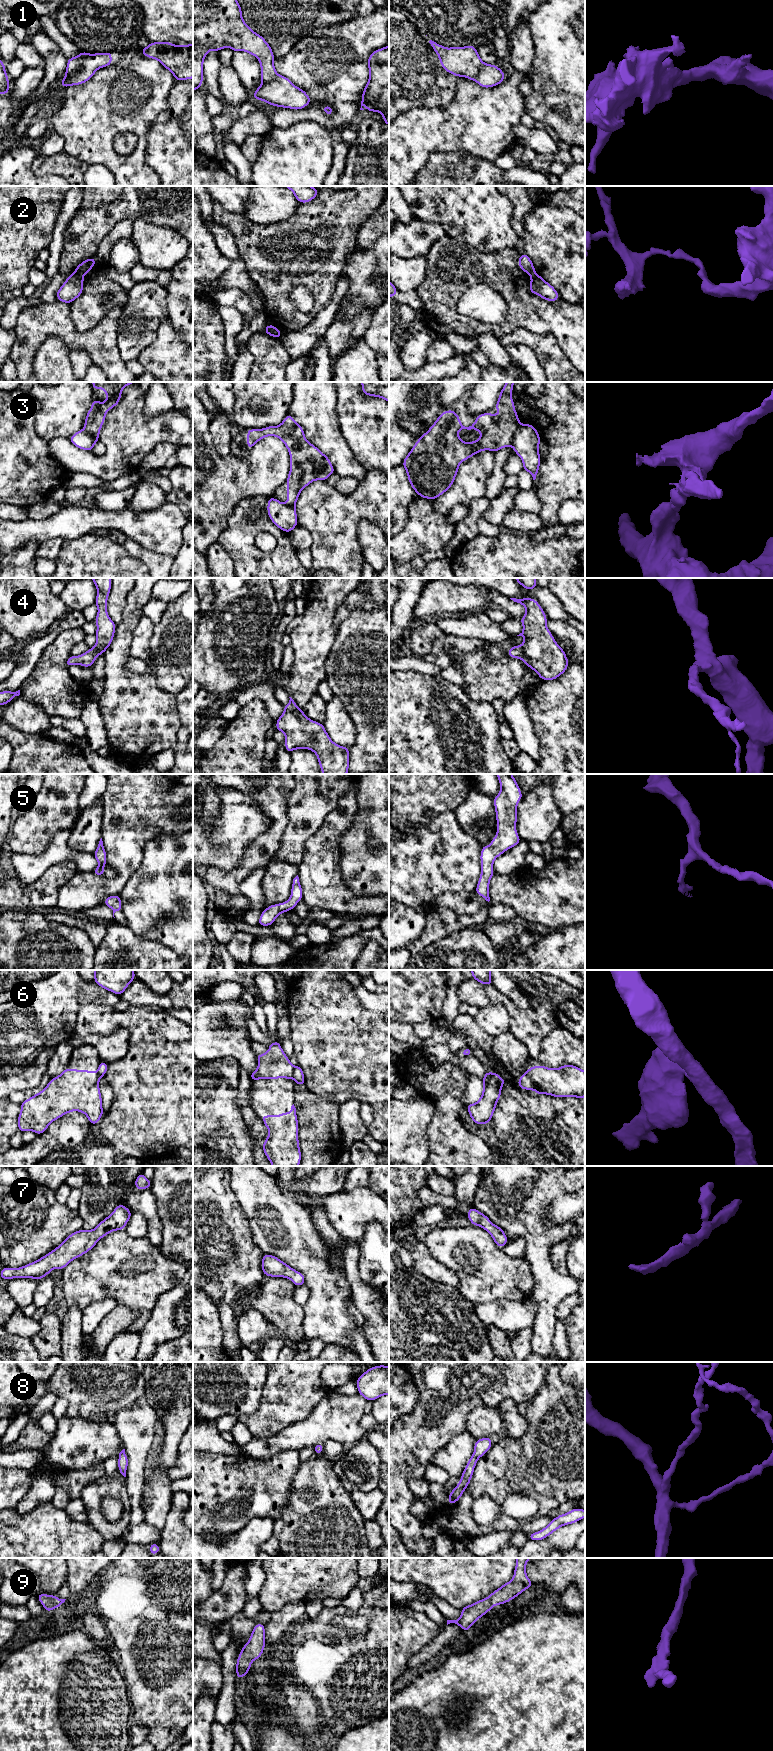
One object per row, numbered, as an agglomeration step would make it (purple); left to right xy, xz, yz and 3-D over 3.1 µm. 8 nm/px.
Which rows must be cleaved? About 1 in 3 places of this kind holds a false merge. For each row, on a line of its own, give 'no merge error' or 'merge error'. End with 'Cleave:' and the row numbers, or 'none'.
1: merge error
2: merge error
3: merge error
4: no merge error
5: no merge error
6: merge error
7: no merge error
8: no merge error
9: no merge error
Cleave: 1, 2, 3, 6

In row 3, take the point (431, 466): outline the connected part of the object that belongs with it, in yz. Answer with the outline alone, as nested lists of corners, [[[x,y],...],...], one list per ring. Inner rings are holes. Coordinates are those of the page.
[[[506,382],[500,391],[498,401],[494,407],[494,409],[499,410],[498,415],[486,412],[479,414],[476,417],[476,421],[469,427],[461,424],[459,415],[452,409],[440,413],[434,424],[416,441],[412,450],[402,462],[409,484],[415,493],[429,500],[438,498],[453,485],[459,465],[463,461],[481,451],[489,450],[497,452],[510,445],[510,441],[520,425],[511,396],[513,387],[514,382]],[[461,429],[479,431],[481,437],[475,441],[466,443],[458,435]]]

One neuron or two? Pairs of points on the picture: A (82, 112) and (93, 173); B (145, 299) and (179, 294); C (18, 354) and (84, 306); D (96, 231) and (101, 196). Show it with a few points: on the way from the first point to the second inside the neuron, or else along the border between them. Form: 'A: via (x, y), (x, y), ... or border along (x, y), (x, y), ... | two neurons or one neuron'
A: border along (88, 165), (102, 164), (113, 175) | two neurons
B: border along (165, 287), (168, 318) | two neurons
C: border along (68, 304), (74, 326), (80, 331), (90, 330) | two neurons
D: border along (119, 196), (108, 203), (96, 207), (80, 208) | two neurons

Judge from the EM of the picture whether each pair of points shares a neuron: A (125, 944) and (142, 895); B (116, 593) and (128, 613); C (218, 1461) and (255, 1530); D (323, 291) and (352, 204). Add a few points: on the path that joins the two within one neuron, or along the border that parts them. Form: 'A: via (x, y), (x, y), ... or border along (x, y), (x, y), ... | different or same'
A: border along (126, 925), (139, 936), (151, 940) | different
B: border along (133, 588), (127, 596), (122, 618), (116, 625) | different
C: border along (274, 1520), (253, 1517), (230, 1533) | different
D: via (327, 269), (336, 250), (336, 229), (339, 226) | same

